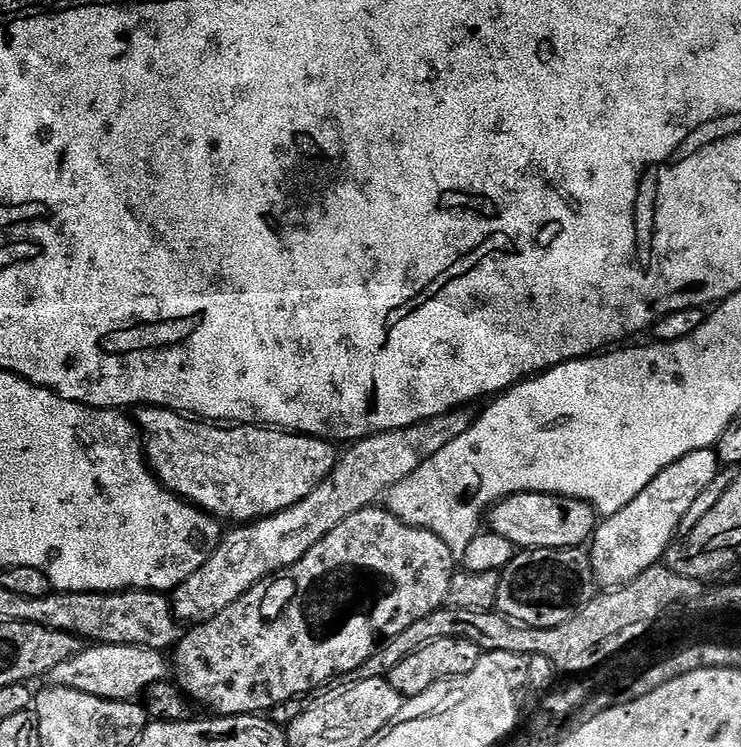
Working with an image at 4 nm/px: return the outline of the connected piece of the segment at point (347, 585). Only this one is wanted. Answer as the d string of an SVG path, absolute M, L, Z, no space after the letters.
M384 506L358 510L358 514L350 514L350 518L346 518L341 524L334 526L334 530L330 530L330 534L326 534L326 538L322 538L322 542L318 542L313 548L306 550L306 554L302 558L298 558L298 562L294 562L294 566L258 582L246 594L242 594L242 598L238 598L238 602L230 602L230 606L226 606L226 610L222 610L222 614L189 627L176 641L174 651L170 656L170 668L174 673L175 683L179 684L180 689L184 691L193 705L200 707L201 704L202 707L212 711L209 713L216 716L251 716L271 713L272 708L282 702L307 697L306 694L311 688L320 688L327 680L335 681L342 674L358 670L358 666L362 666L362 662L366 662L366 658L370 658L376 653L382 642L402 634L402 630L406 630L406 626L414 626L414 622L418 622L418 618L426 618L426 614L435 612L447 601L452 573L457 571L457 568L457 557L450 550L450 546L446 546L446 542L442 542L442 538L438 538L438 534L427 532L421 528L411 528L409 524L402 523L393 512L388 511Z

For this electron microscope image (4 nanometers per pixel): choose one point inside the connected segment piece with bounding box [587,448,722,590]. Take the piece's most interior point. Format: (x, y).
(626, 544)

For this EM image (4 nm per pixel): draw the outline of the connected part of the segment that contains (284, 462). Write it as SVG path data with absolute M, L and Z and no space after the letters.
M151 406L141 407L139 411L135 413L134 419L142 437L144 458L148 462L153 476L155 476L173 496L179 496L180 499L186 500L190 504L195 504L200 511L208 513L209 516L215 516L216 519L221 522L233 520L231 523L236 526L251 524L257 520L263 520L266 516L277 516L282 510L286 510L290 506L302 502L302 498L309 496L309 494L329 476L334 470L338 459L338 448L335 443L319 440L316 436L301 436L298 432L277 430L271 426L257 426L254 424L221 426L216 422L205 422L199 418L193 418L178 412L171 412L168 408L154 408Z

